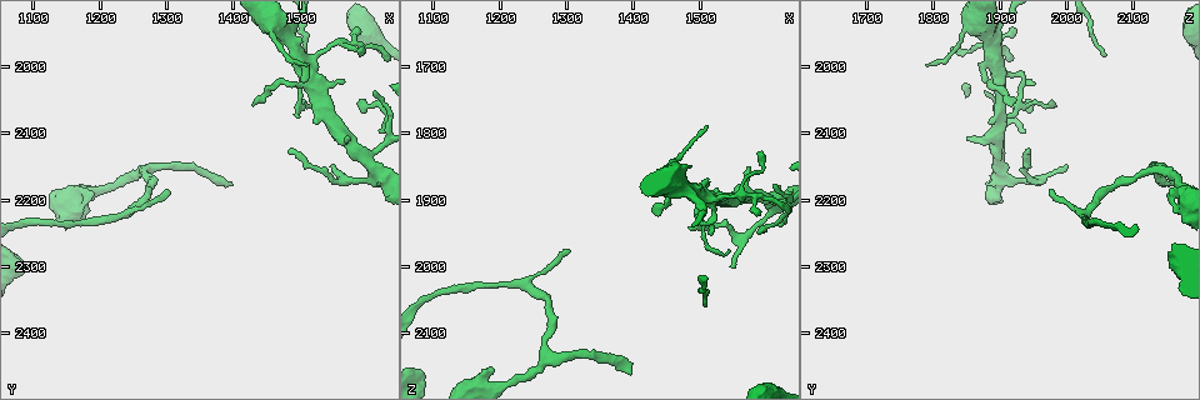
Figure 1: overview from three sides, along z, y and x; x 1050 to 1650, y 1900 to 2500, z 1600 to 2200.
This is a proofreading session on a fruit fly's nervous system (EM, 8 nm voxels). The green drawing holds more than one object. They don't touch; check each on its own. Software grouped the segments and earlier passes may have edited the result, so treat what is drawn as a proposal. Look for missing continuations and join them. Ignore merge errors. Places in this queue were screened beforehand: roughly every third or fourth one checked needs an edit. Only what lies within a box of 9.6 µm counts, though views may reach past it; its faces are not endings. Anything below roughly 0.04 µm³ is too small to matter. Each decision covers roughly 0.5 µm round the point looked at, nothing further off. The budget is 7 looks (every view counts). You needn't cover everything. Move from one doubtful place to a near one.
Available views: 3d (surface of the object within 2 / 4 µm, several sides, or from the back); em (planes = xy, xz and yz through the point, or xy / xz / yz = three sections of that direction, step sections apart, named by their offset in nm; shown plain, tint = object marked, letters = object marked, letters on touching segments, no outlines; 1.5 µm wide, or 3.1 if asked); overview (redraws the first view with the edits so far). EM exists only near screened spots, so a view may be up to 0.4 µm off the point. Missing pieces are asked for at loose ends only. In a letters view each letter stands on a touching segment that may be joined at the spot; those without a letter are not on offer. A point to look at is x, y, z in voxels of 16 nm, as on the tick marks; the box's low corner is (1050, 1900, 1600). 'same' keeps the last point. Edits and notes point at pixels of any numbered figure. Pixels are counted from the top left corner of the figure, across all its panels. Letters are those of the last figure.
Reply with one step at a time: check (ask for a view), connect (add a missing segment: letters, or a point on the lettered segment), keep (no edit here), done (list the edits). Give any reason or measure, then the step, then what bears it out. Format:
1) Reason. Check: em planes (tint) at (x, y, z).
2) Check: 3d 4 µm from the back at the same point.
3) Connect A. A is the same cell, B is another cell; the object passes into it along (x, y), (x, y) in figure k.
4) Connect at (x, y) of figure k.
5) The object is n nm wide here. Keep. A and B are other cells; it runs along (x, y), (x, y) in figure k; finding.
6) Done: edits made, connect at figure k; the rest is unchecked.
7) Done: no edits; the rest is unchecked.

Tapers out. Check: em planes (plain) at (1300, 2180, 1975).

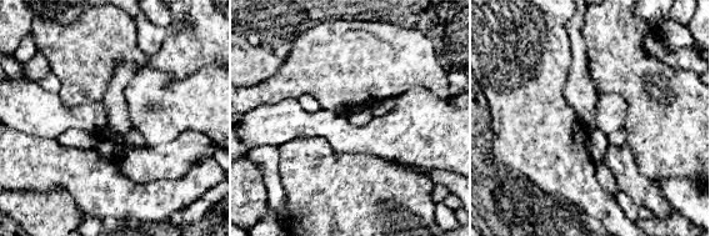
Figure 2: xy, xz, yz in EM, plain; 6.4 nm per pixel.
What lies round it. Check: em planes (letters) at the same point.

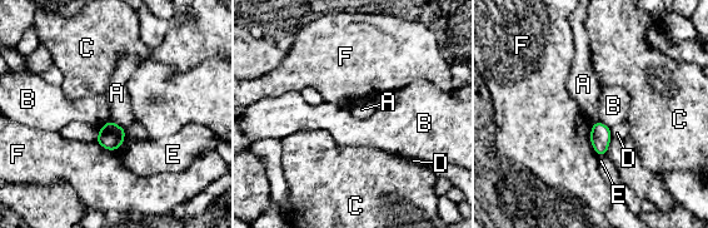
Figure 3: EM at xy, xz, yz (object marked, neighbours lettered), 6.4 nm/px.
The object is 130 nm wide here; the longest contact is with F, 200 nm. Keep. A, B, C, D, E and F are other cells; no lettered segment goes on from it.

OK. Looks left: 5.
Free end. Check: 3d 2 µm at (1190, 2195, 2155).

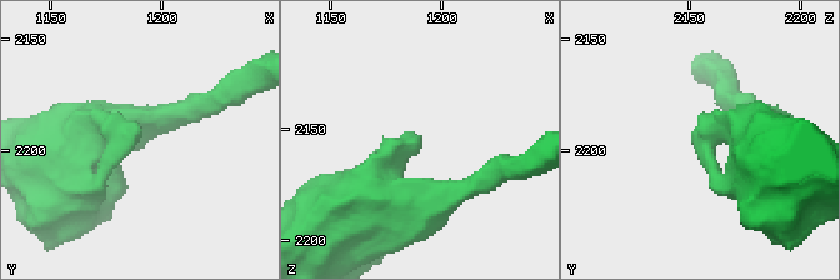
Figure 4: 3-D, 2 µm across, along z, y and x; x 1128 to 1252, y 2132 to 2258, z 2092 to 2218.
Need the tissue. Check: em yz step 4 (tint) at (1186, 2196, 2150).

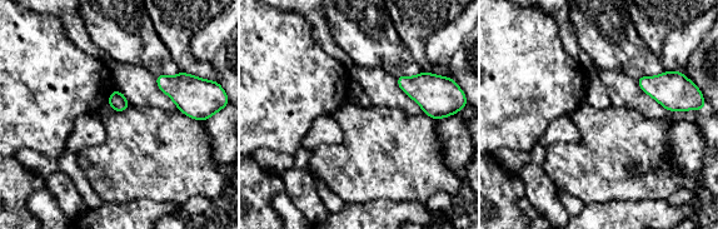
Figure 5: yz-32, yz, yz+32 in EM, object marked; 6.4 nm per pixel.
Cut it another way. Check: em planes (letters) at the same point.

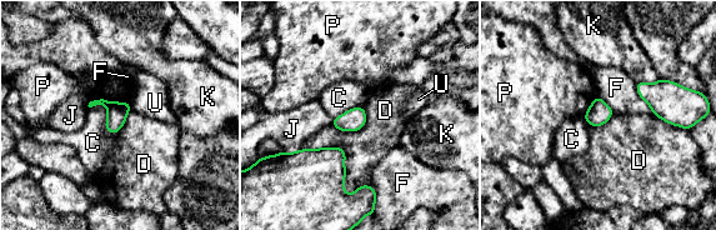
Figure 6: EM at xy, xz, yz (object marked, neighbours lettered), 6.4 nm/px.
Keep. C, D, F, J, K, P and U are other cells; a border runs along (89, 106), (118, 133) in figure 6; none of them fits.

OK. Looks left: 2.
Done: no edits; the rest is unchecked.

